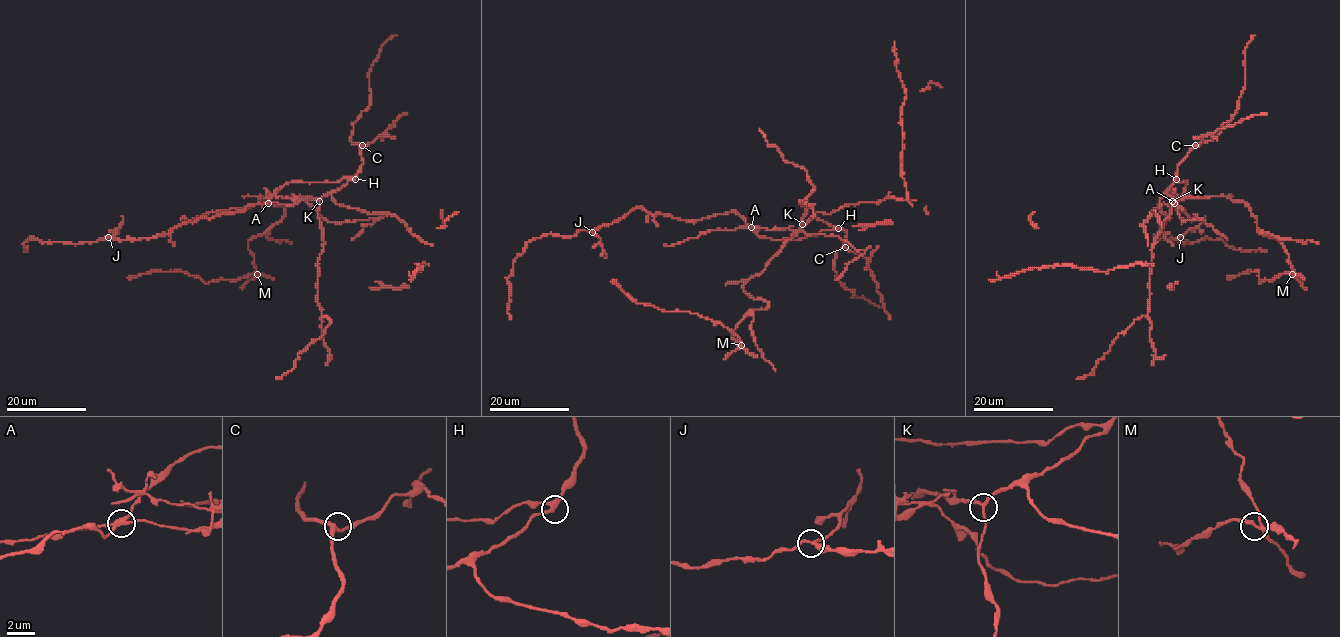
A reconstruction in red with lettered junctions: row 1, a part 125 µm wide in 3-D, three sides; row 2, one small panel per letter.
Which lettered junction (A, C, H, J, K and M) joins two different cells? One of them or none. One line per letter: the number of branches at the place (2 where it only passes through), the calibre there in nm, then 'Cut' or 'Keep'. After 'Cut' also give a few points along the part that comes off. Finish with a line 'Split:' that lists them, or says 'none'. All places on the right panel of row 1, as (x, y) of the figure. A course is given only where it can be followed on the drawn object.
A: Branches: 4. Thickness 240 nm. Cut. Course of the part to remove: (1174, 203), (1177, 205), (1176, 200), (1177, 213), (1182, 222), (1202, 218), (1227, 239)
C: Branches: 3. Thickness 280 nm. Keep
H: Branches: 3. Thickness 280 nm. Keep
J: Branches: 3. Thickness 220 nm. Keep
K: Branches: 3. Thickness 200 nm. Keep
M: Branches: 4. Thickness 180 nm. Keep
Split: A

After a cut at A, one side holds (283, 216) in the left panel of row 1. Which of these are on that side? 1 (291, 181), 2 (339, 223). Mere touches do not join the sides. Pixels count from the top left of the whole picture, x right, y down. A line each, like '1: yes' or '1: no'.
1: yes
2: no

